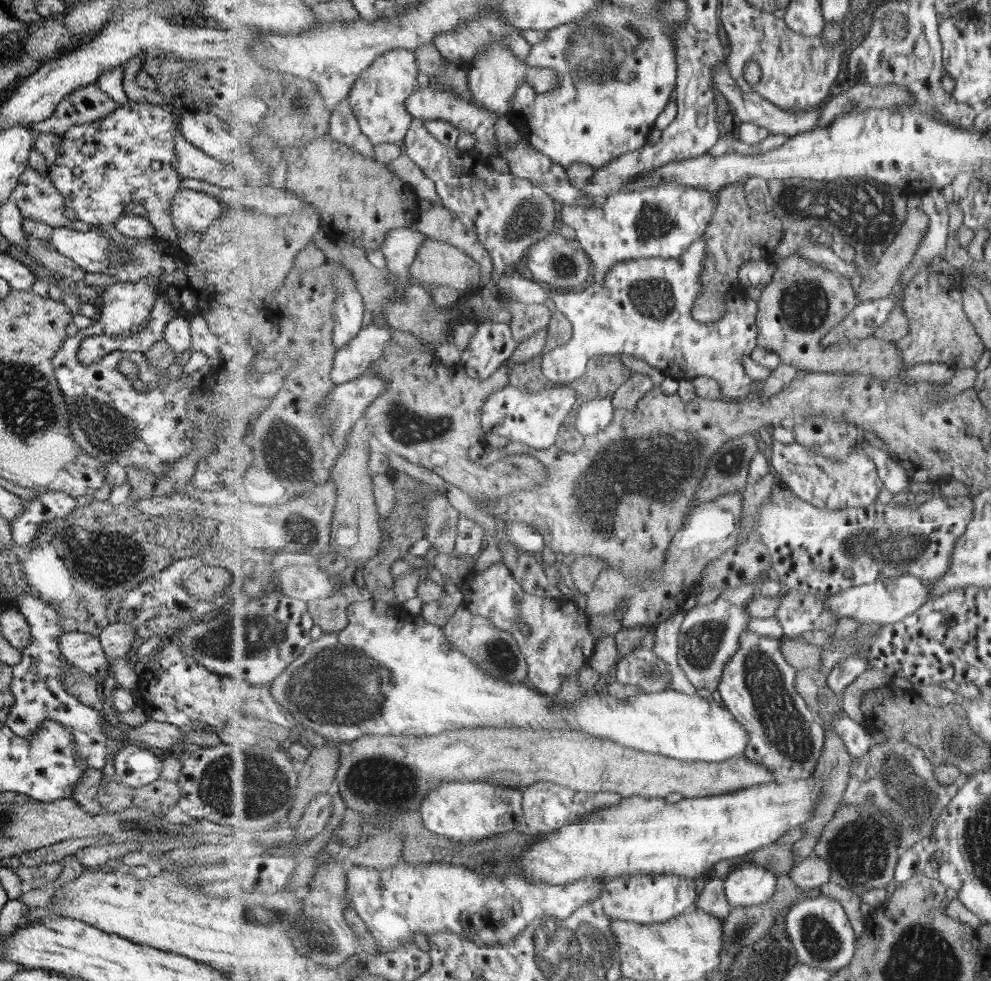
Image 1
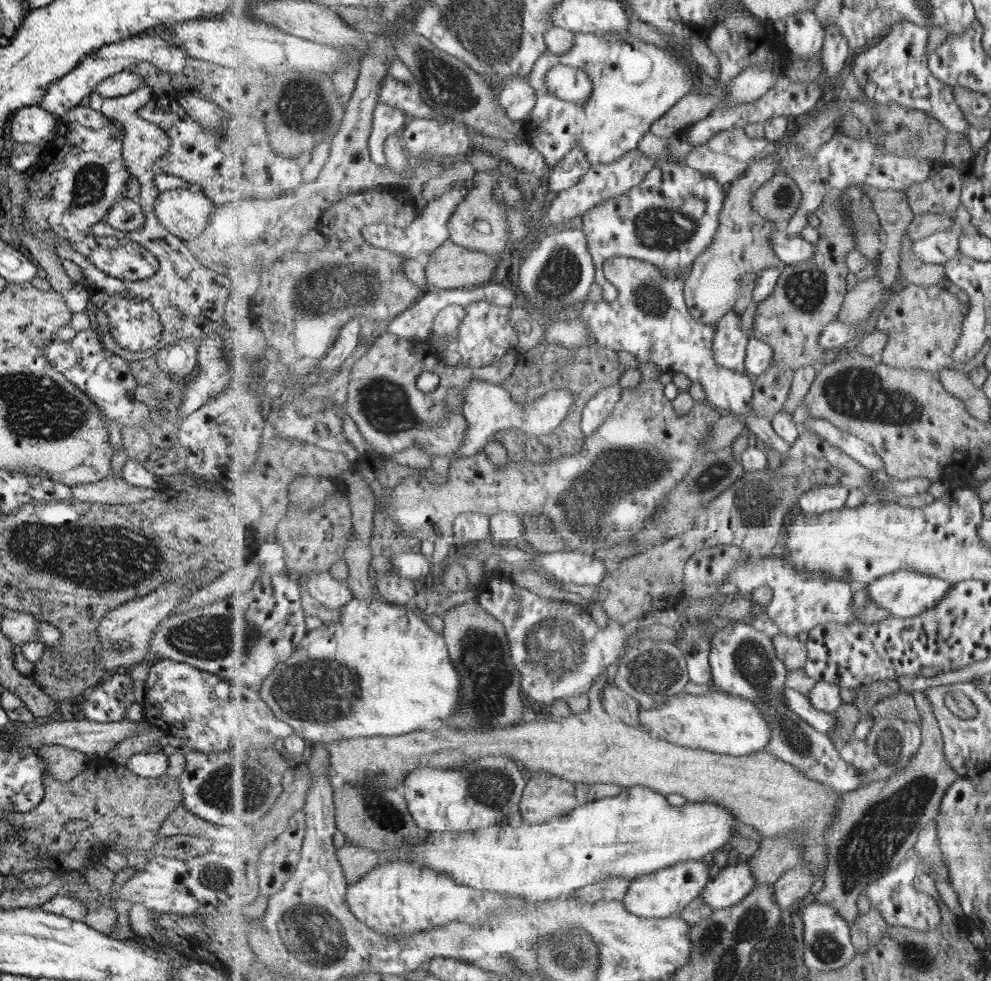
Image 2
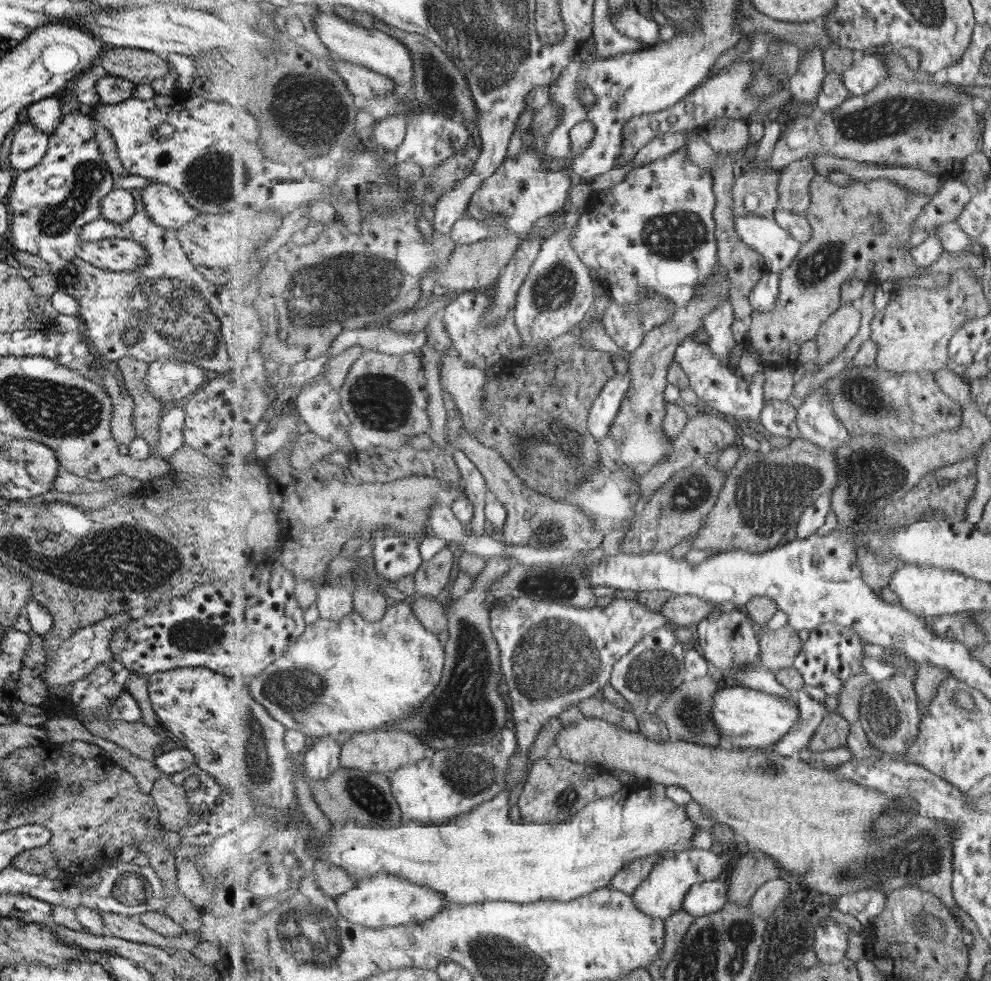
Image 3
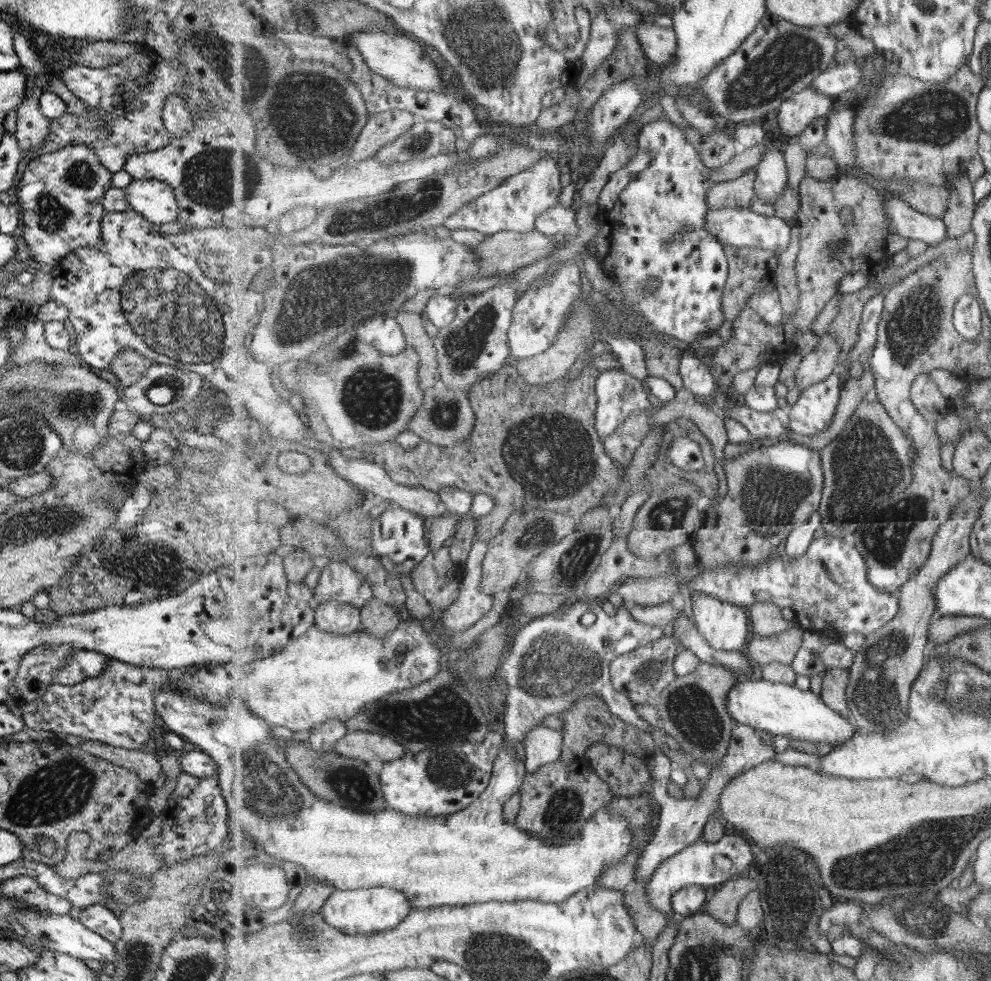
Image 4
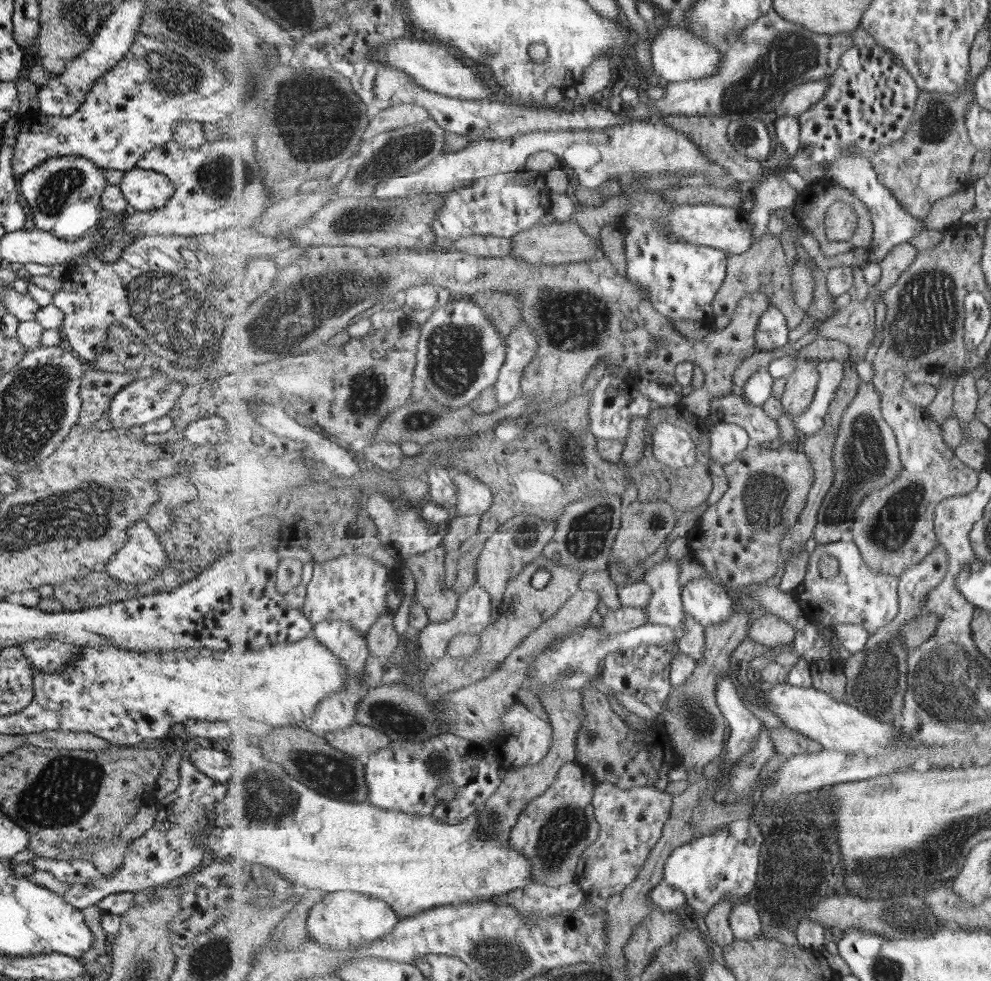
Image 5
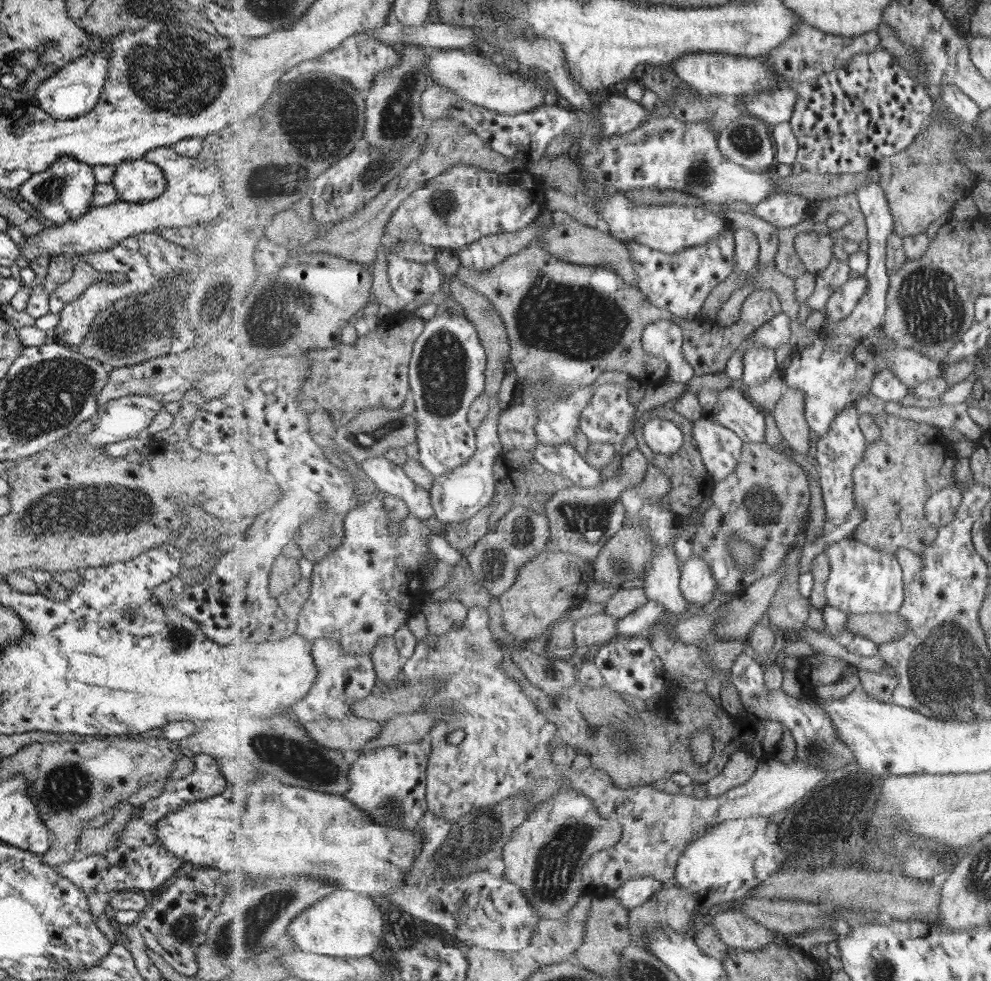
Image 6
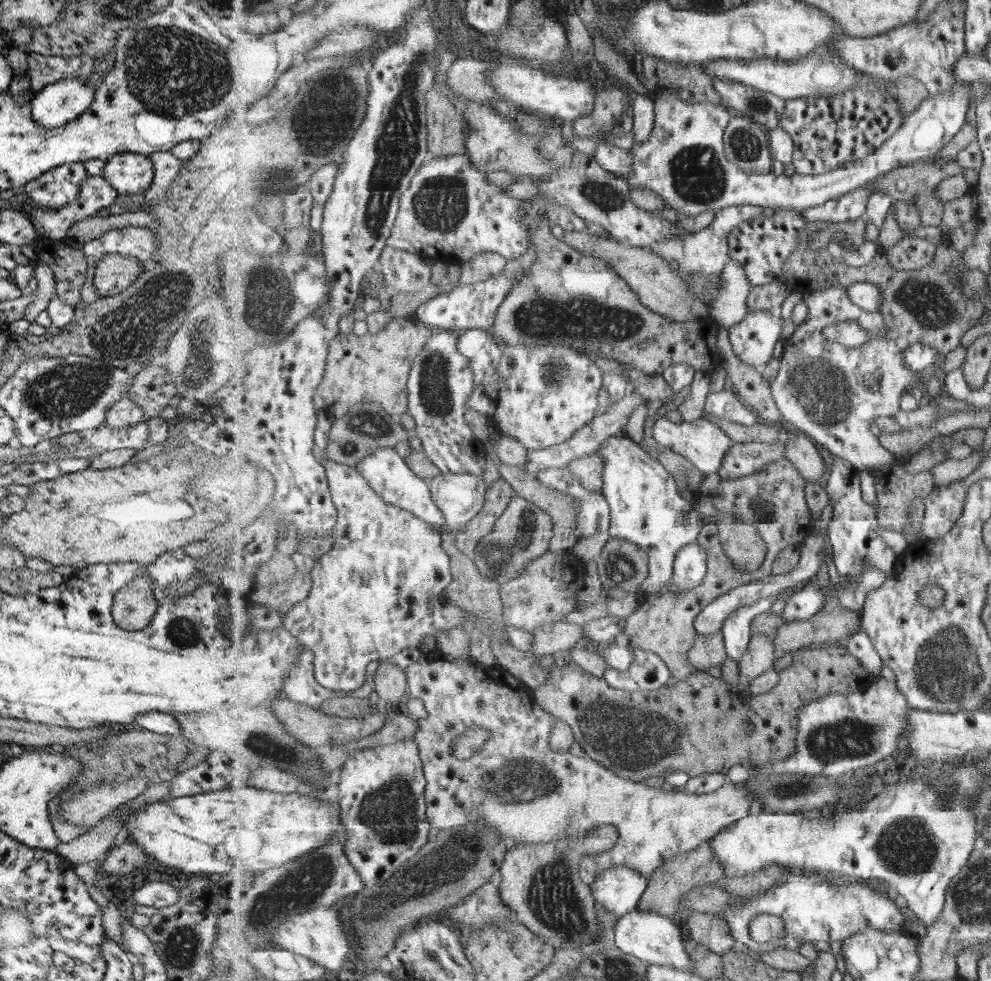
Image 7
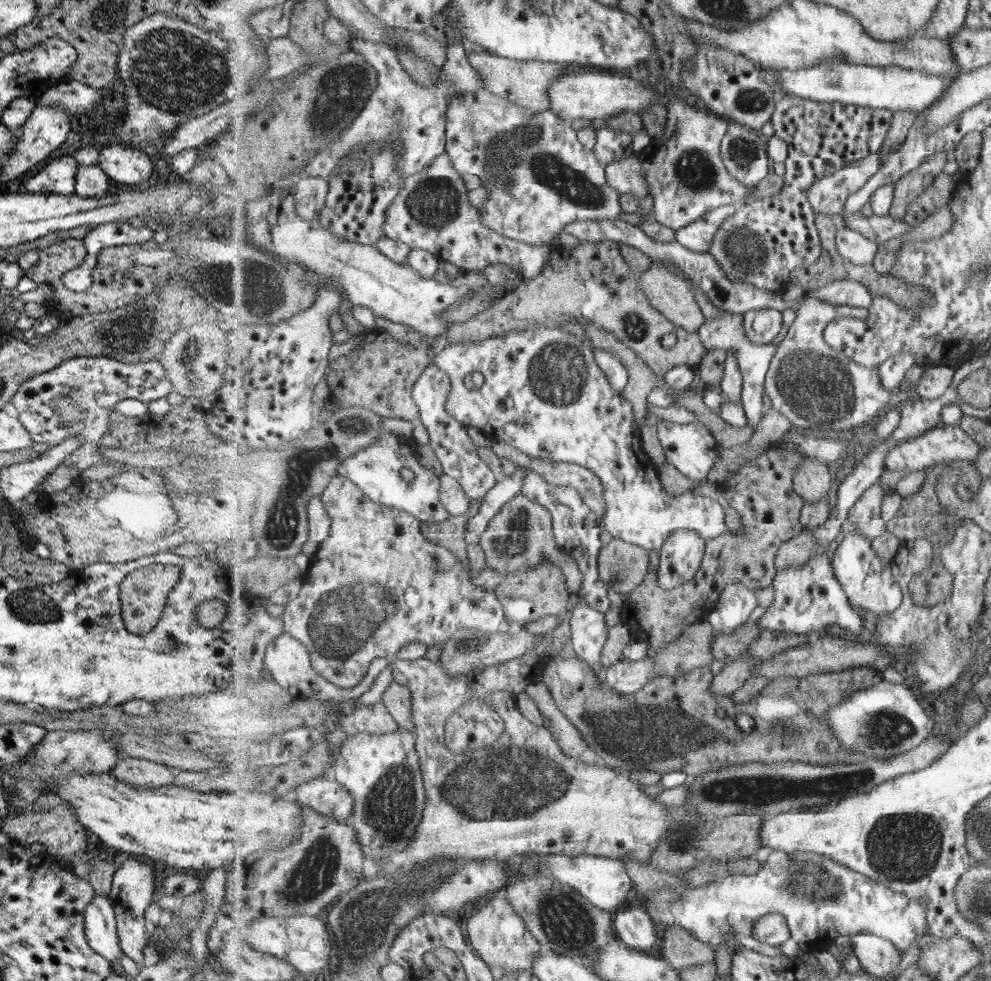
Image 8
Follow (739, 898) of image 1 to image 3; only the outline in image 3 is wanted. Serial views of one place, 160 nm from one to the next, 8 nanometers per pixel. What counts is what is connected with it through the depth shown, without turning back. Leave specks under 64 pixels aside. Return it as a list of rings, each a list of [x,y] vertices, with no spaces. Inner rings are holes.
[[[721,878],[705,881],[689,890],[682,908],[696,918],[717,913],[728,904],[727,893],[729,885],[721,882]]]

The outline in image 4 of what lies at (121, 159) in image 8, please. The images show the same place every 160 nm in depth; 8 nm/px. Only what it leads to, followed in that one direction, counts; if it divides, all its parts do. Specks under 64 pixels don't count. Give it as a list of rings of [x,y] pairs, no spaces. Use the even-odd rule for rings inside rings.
[[[153,178],[132,179],[123,188],[129,209],[153,224],[174,222],[178,215],[177,201],[172,188]]]

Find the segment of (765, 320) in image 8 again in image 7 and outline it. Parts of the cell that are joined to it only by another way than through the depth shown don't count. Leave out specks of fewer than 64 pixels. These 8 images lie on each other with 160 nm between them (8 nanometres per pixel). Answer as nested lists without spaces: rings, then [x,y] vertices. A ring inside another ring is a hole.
[[[780,309],[749,313],[739,324],[730,328],[734,353],[747,364],[758,369],[773,358],[775,346],[783,334]]]

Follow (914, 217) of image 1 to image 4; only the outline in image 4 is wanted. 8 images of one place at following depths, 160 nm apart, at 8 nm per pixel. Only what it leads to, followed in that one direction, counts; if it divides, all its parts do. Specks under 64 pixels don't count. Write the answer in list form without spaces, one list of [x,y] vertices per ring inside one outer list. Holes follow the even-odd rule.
[[[827,332],[823,334],[815,349],[809,353],[809,356],[802,358],[795,371],[797,388],[803,392],[836,372],[839,354],[841,354],[841,344],[837,344],[837,338]]]

